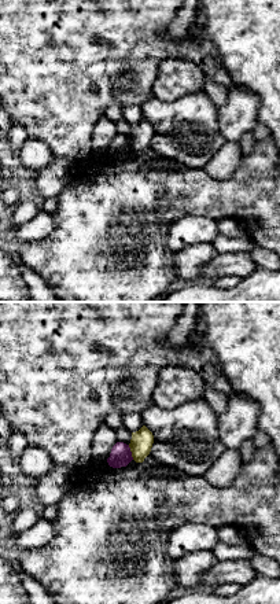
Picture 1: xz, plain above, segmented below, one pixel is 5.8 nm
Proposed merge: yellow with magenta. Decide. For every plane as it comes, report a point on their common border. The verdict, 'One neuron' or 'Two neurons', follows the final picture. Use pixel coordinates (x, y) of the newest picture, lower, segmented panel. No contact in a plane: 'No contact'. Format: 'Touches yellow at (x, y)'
Touches yellow at (131, 450)

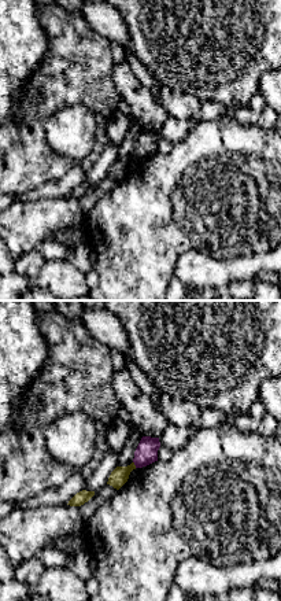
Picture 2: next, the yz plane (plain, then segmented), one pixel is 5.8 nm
Touches yellow at (133, 464)

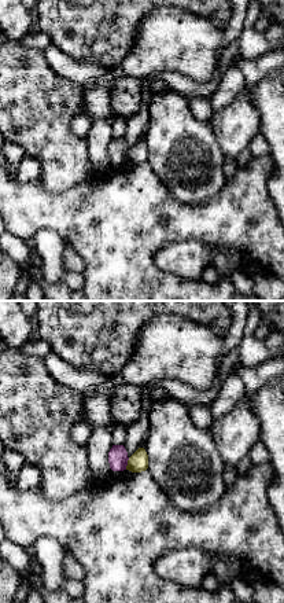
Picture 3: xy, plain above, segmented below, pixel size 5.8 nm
Touches yellow at (128, 463)

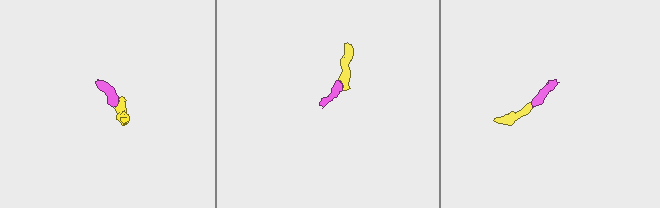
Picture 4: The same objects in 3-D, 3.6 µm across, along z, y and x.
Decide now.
Two neurons

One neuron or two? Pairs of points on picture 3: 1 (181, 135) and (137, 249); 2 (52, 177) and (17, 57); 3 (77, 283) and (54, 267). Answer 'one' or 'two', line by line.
1: two
2: one
3: two

